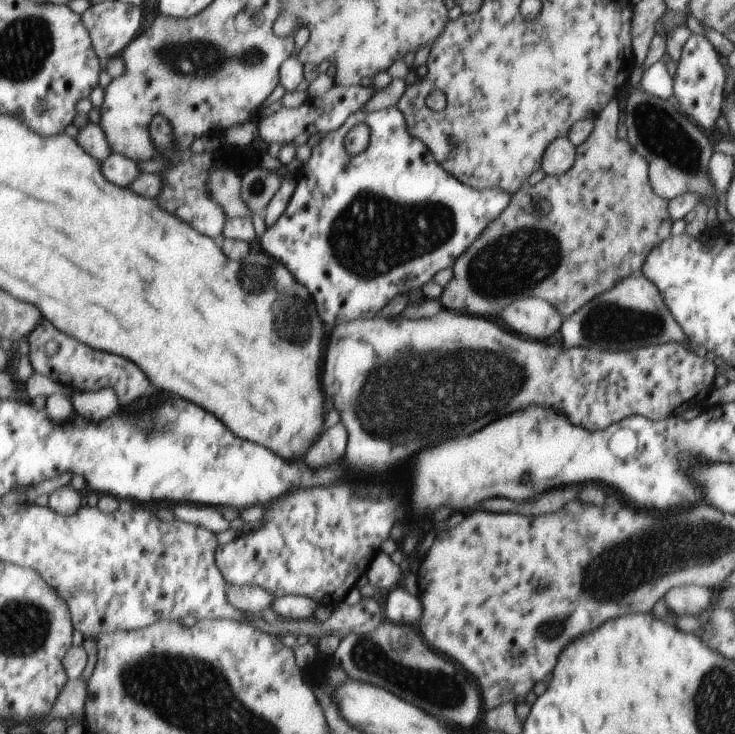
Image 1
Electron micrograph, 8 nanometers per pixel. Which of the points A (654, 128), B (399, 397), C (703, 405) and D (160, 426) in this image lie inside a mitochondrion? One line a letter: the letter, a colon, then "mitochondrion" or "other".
A: mitochondrion
B: mitochondrion
C: other
D: mitochondrion

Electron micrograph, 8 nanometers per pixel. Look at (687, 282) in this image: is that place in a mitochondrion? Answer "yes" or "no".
no

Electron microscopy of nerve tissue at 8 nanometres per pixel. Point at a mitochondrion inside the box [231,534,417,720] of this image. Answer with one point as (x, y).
(363, 653)

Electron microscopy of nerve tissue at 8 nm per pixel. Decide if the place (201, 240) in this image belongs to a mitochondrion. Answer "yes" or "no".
no

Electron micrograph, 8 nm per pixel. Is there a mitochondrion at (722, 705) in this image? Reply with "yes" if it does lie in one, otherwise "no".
yes

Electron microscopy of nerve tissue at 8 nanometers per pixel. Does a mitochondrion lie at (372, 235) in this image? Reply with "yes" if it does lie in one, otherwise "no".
yes

